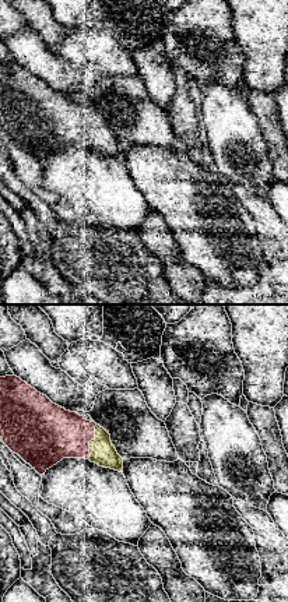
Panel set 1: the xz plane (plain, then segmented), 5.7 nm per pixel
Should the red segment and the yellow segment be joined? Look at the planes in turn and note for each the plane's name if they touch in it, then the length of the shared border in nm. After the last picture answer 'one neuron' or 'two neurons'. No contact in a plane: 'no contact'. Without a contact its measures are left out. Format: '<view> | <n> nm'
xz | 200 nm

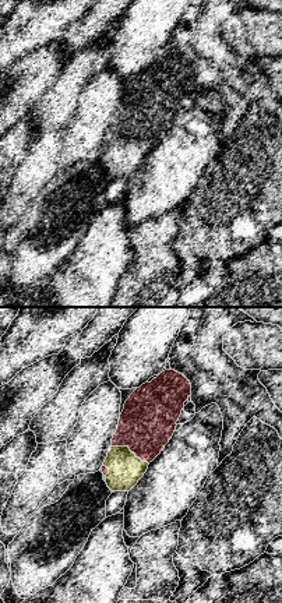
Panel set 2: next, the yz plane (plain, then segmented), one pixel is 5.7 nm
yz | 240 nm

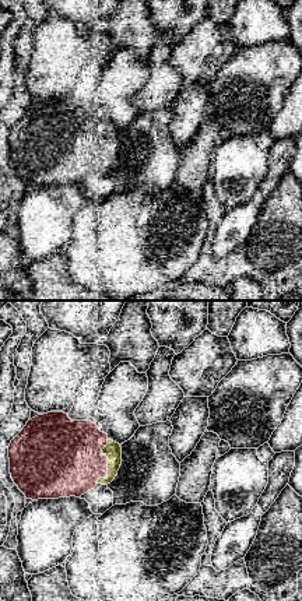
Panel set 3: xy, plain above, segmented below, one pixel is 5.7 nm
xy | 260 nm

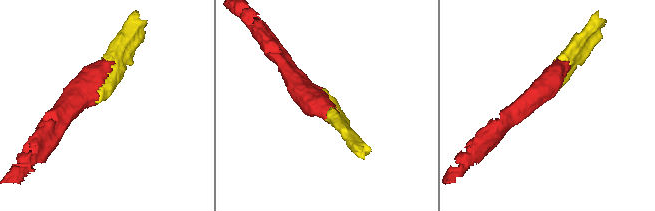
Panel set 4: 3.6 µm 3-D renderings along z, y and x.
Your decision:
one neuron

